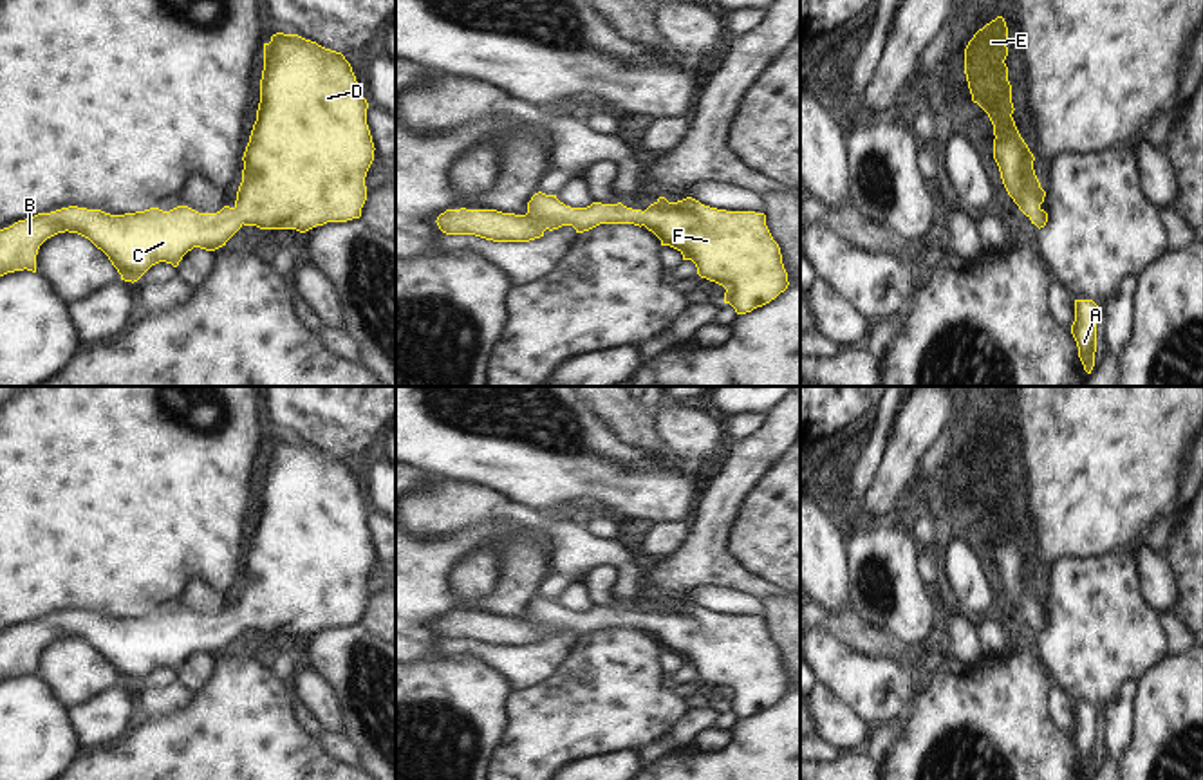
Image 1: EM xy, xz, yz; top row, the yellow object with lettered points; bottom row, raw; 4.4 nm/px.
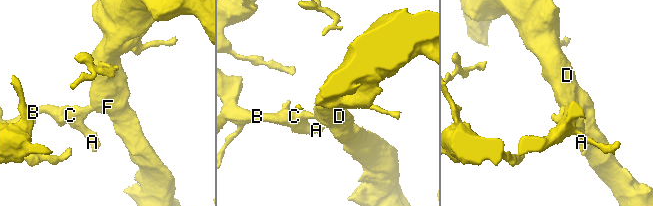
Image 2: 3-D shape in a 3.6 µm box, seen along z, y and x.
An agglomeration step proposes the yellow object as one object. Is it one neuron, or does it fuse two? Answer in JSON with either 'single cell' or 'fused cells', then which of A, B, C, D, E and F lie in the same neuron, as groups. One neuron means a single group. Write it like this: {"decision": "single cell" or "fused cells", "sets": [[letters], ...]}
{"decision": "single cell", "sets": [["A", "B", "C", "D", "E", "F"]]}

